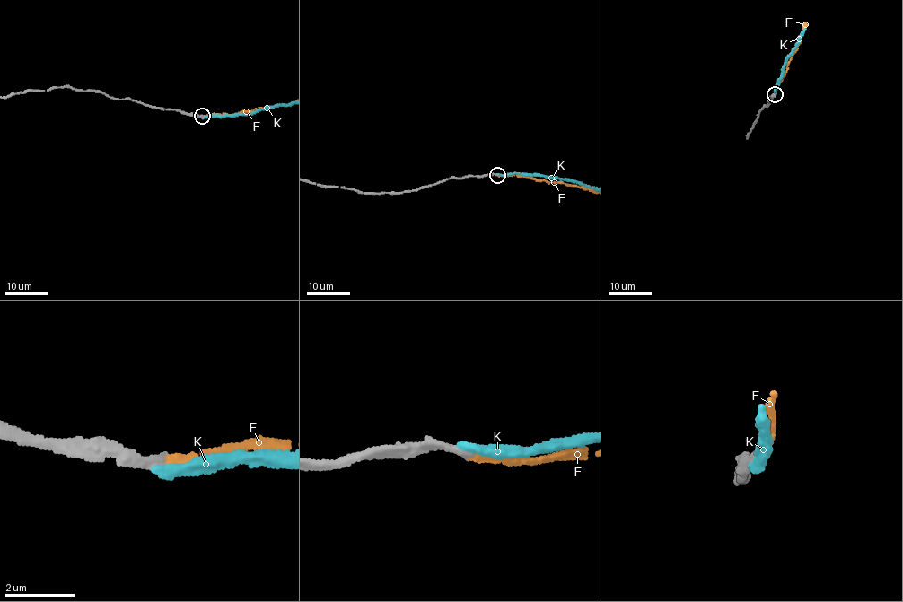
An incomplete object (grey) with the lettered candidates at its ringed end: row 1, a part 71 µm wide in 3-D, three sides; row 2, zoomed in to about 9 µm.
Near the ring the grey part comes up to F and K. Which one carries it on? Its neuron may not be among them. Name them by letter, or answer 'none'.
F

